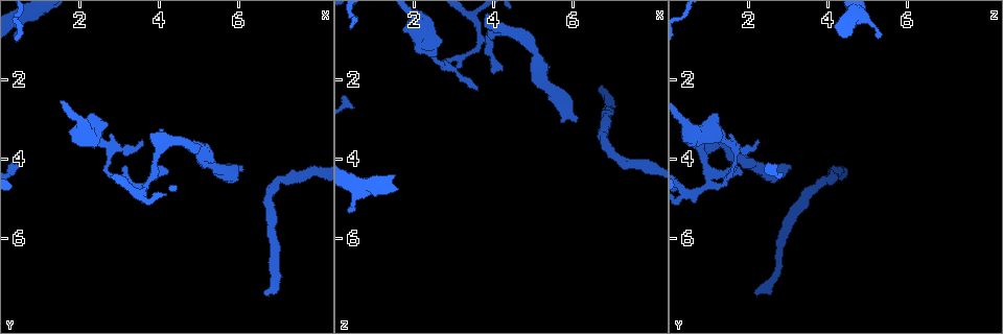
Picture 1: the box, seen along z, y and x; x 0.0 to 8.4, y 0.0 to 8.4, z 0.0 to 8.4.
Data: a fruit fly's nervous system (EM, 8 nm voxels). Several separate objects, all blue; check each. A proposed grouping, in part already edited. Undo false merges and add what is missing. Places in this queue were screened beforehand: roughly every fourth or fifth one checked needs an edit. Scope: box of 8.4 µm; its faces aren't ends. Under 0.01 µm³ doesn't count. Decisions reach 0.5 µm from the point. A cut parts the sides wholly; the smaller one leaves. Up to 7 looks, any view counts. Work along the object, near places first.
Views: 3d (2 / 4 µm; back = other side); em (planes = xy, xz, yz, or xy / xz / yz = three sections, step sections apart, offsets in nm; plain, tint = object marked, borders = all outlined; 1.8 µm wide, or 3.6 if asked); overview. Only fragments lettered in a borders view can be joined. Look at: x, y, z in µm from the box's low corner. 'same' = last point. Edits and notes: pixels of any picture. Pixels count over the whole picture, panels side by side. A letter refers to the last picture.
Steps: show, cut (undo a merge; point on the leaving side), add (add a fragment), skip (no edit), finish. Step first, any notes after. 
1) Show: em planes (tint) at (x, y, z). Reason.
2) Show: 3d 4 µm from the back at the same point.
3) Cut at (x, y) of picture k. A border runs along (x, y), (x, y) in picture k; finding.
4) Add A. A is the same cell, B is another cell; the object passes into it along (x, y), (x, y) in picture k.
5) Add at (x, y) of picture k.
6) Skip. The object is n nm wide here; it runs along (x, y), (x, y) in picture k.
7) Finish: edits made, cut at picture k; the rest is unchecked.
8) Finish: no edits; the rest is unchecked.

Show: 3d 4 µm at (6.60, 7.40, 2.15). Branch stops here.

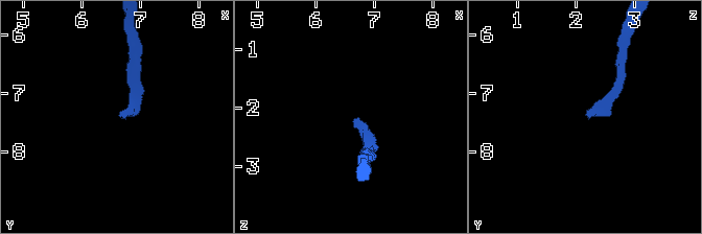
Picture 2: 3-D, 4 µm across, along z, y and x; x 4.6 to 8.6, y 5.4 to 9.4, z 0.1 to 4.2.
Show: em planes (borders) at (6.65, 7.40, 2.20). Shape alone is not enough.

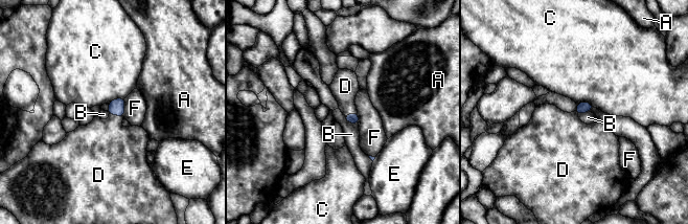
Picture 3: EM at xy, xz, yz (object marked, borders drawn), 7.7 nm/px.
Add D. D is the same cell, A, B, C, E and F are other cells; the object passes into it along (116, 107), (116, 114), (105, 144) in picture 3; it goes on there.

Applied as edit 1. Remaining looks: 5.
Show: overview. See it whole again.

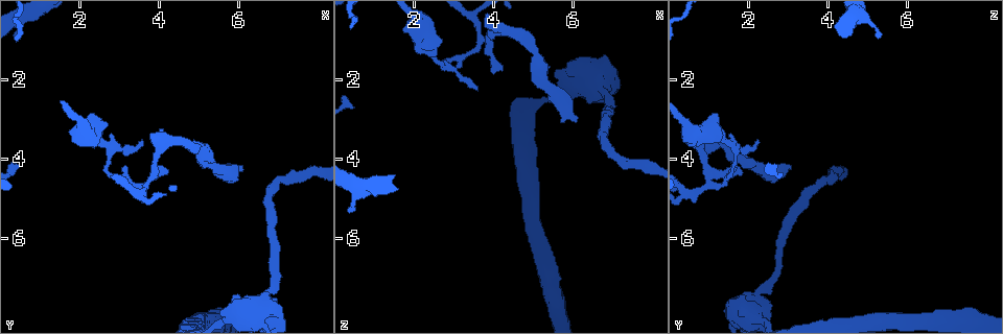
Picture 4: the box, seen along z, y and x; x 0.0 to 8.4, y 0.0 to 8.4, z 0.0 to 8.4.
Show: 3d 2 µm at (6.10, 4.25, 2.95). Branch stops here.

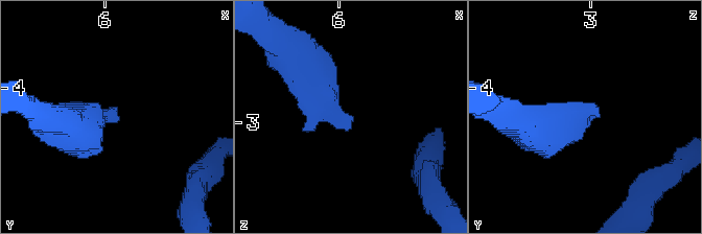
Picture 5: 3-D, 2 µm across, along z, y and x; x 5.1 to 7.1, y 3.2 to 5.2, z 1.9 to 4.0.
Show: em planes (borders) at (6.14, 4.32, 2.96). Shape alone is not enough.

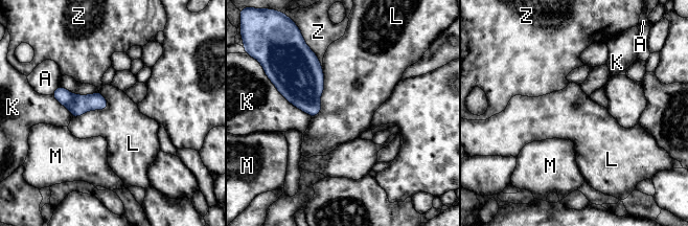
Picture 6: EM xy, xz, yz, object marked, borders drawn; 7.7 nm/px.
Skip. The longest contact is with L, 400 nm; A, K, L, M and Z are other cells; none of them fits.

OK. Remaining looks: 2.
Show: em planes (borders) at (2.80, 3.70, 1.65). Sharp bend.

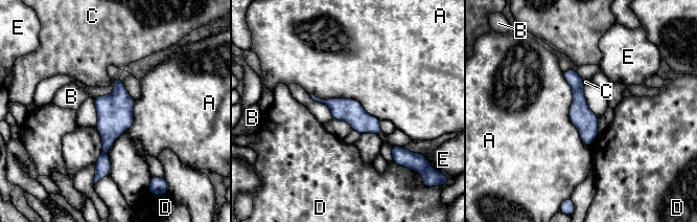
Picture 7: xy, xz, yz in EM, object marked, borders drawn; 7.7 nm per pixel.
Cut at (112, 123) of picture 7. A, B, C, D and E are other cells; a border runs along (102, 153), (106, 154) in picture 7; a second neuron is stuck on.

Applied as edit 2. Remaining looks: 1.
Finish: edits made, add at picture 3, cut at picture 7; the rest is unchecked.

